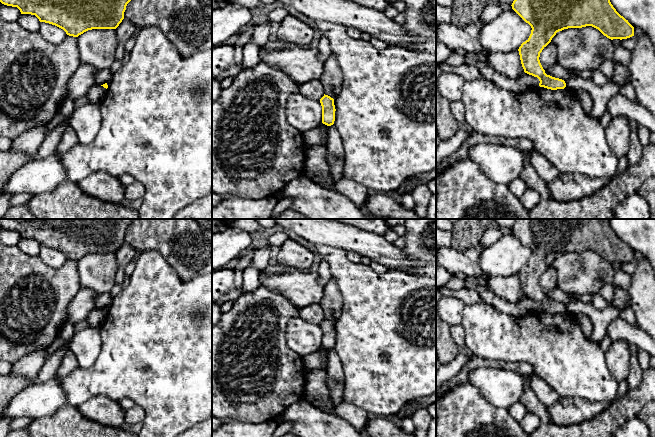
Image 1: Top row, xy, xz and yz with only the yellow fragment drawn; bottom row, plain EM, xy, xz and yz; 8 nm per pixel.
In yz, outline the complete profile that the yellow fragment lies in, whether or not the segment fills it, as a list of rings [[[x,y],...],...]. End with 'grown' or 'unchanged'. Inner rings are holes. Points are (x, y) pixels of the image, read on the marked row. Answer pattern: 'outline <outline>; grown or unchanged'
outline [[[514,0],[511,6],[532,28],[529,38],[518,49],[524,72],[537,77],[540,87],[551,90],[564,89],[566,83],[562,79],[547,75],[539,57],[557,32],[568,28],[592,26],[611,40],[634,36],[634,27],[616,11],[610,0]]]; unchanged

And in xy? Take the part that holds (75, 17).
outline [[[0,0],[7,6],[17,7],[21,14],[35,15],[40,22],[49,23],[63,29],[67,35],[78,37],[92,29],[116,29],[124,19],[124,12],[131,0]]]; unchanged

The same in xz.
outline [[[325,95],[320,99],[322,106],[322,123],[331,126],[335,121],[335,105],[334,99],[328,95]]]; unchanged

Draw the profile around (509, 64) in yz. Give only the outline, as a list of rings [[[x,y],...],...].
[[[519,51],[510,53],[495,52],[489,54],[487,63],[496,71],[510,79],[518,78],[524,73]]]

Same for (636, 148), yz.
[[[630,120],[630,127],[630,147],[627,155],[627,160],[629,166],[634,166],[640,162],[644,146],[641,144],[638,137],[638,128],[640,127],[640,125],[636,121]]]

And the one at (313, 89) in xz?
[[[313,79],[306,83],[299,84],[299,91],[301,95],[308,98],[320,100],[324,96],[324,87],[320,79]]]

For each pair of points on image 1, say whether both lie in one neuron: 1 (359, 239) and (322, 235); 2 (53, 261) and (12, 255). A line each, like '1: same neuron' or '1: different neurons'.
1: same neuron
2: different neurons

